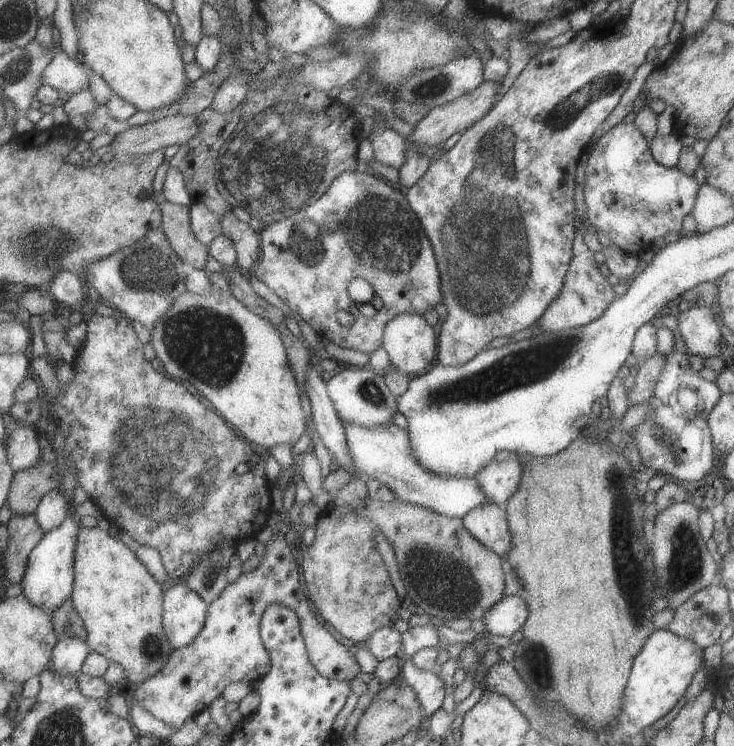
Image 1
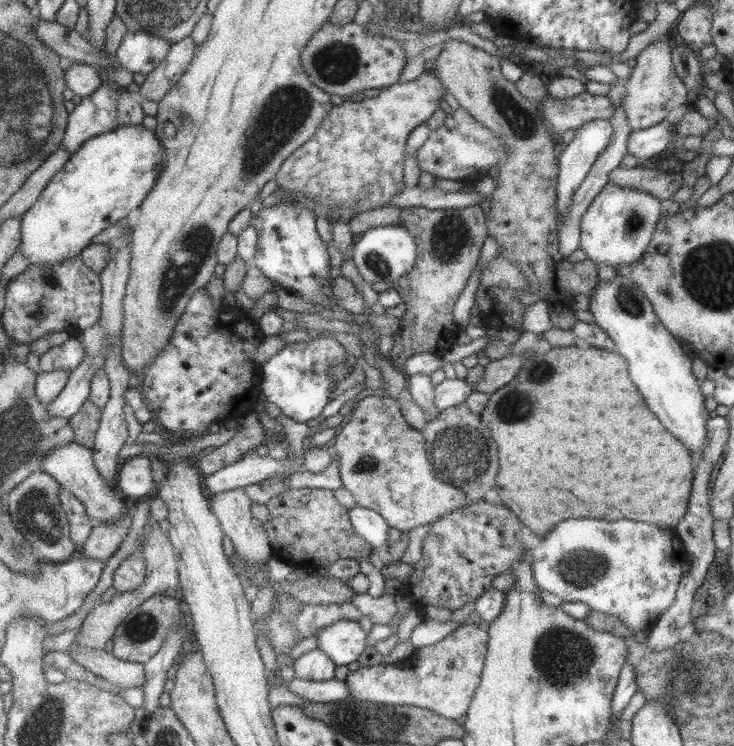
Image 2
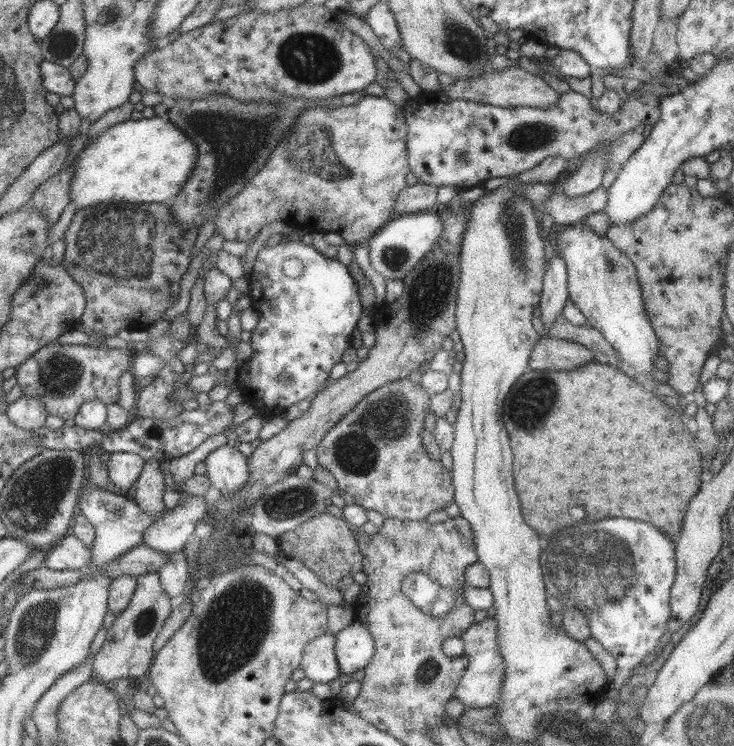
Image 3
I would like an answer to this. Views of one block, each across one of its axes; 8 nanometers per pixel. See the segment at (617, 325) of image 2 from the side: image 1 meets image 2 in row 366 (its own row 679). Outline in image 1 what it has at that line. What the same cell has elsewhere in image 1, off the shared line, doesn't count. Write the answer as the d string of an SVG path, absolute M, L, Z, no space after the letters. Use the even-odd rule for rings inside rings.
M666 628L656 629L646 639L642 652L636 656L630 680L623 694L624 712L628 714L628 718L643 730L668 714L684 696L686 688L692 682L692 676L702 668L700 664L703 660L703 648L693 640L678 636Z

